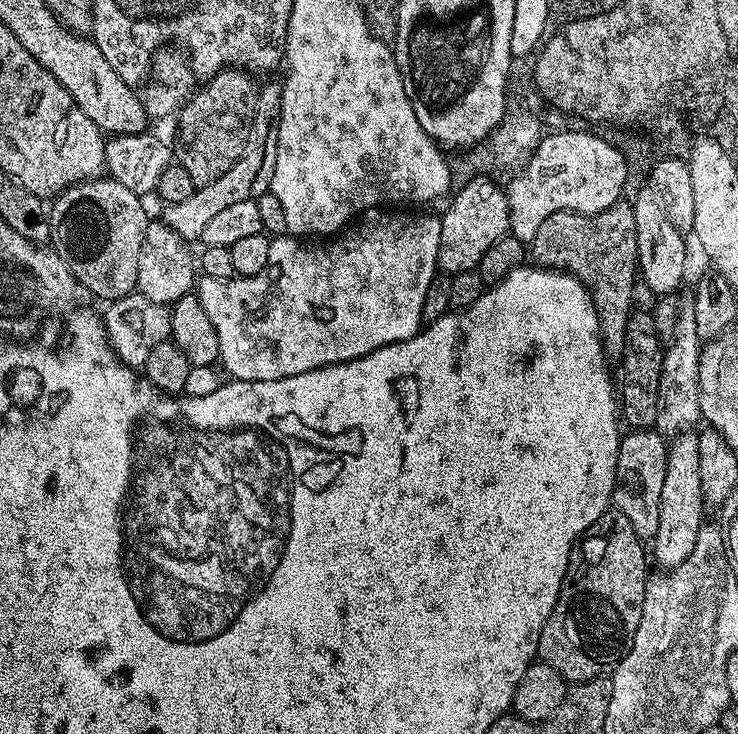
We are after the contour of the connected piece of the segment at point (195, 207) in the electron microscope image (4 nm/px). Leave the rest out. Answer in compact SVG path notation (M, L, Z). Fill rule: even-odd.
M271 123L259 124L255 125L254 135L247 141L244 155L234 162L234 166L230 166L230 170L226 170L226 174L222 174L222 178L218 178L213 184L197 188L194 194L190 194L190 198L186 198L186 202L170 204L163 209L165 211L162 216L163 223L177 232L185 242L199 241L202 230L206 230L206 225L220 211L235 206L238 202L260 197L269 191L274 174L276 134Z

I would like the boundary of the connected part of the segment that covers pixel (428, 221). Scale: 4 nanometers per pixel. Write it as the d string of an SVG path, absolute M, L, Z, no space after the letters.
M369 211L366 218L357 219L351 227L341 231L339 235L327 242L305 242L291 234L277 235L270 246L270 262L258 274L236 276L230 280L201 279L201 284L200 281L198 284L198 295L202 310L206 312L206 318L214 322L214 330L218 334L219 363L224 364L223 371L225 373L228 371L227 375L233 380L249 380L250 382L290 378L294 374L306 374L315 368L325 368L331 364L341 364L350 362L354 358L362 358L382 346L390 346L394 342L402 342L416 335L422 327L422 302L426 302L426 290L430 290L430 282L438 274L438 242L442 238L442 222L440 216L436 214L434 216L399 216L396 212L399 211Z

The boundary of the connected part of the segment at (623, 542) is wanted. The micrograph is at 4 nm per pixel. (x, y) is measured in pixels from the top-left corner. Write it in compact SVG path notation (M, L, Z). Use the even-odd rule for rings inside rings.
M609 510L602 514L602 518L598 518L598 522L591 524L572 550L558 602L540 631L540 641L535 647L539 659L554 666L554 670L558 670L558 674L562 674L572 684L581 684L583 680L593 680L615 672L630 650L638 622L642 618L642 602L650 579L647 559L645 541L634 534L634 526L630 526L626 514Z

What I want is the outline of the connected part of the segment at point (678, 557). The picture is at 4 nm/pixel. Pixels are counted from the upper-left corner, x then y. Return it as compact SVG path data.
M681 434L668 444L666 479L662 485L662 498L658 502L658 530L650 541L651 555L654 560L656 555L661 569L677 568L682 562L686 562L686 558L690 558L690 550L694 550L700 528L706 522L704 511L706 505L698 466L698 442L695 435Z

